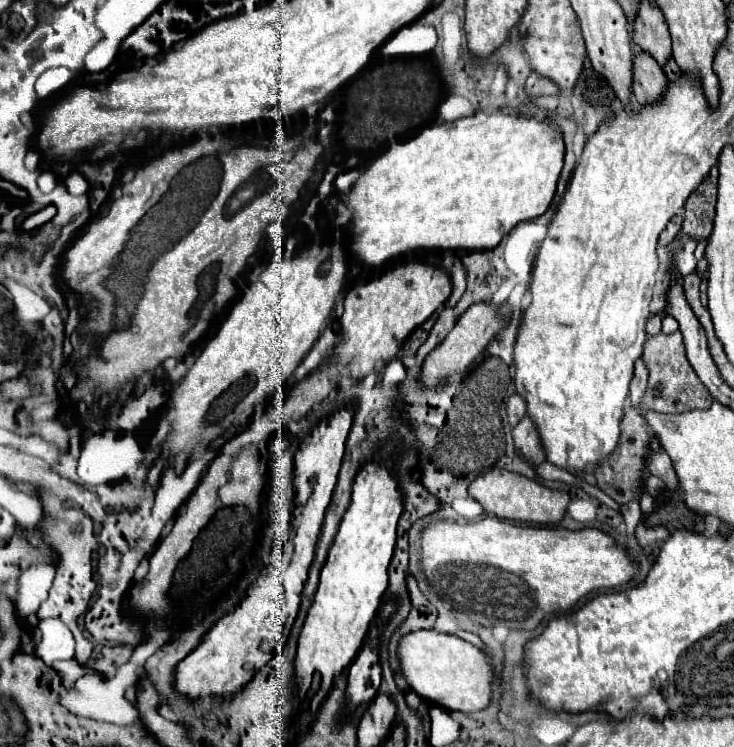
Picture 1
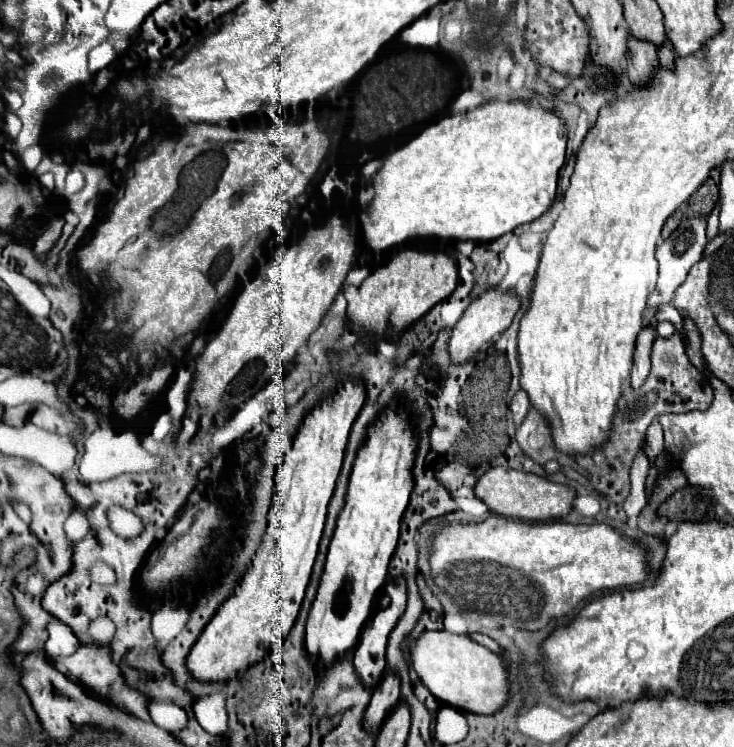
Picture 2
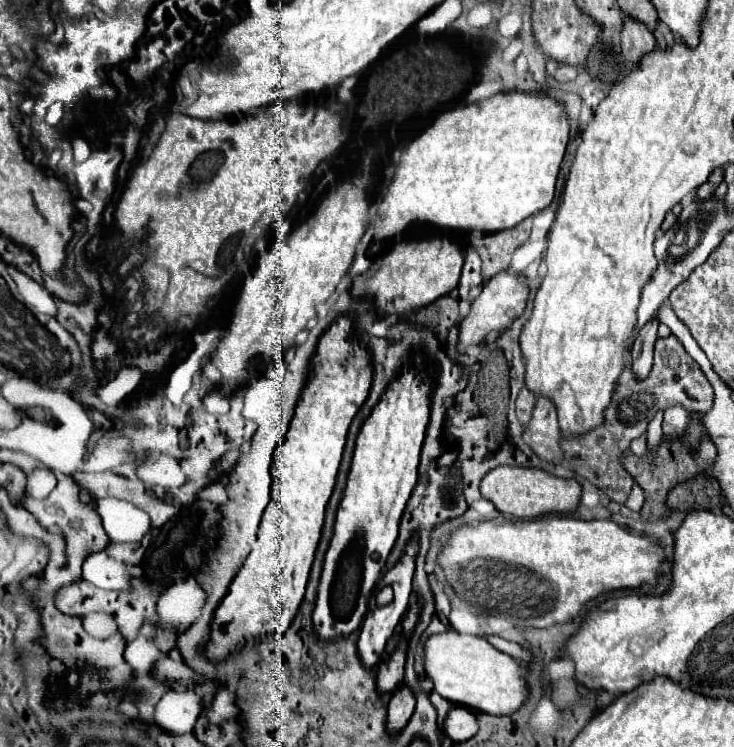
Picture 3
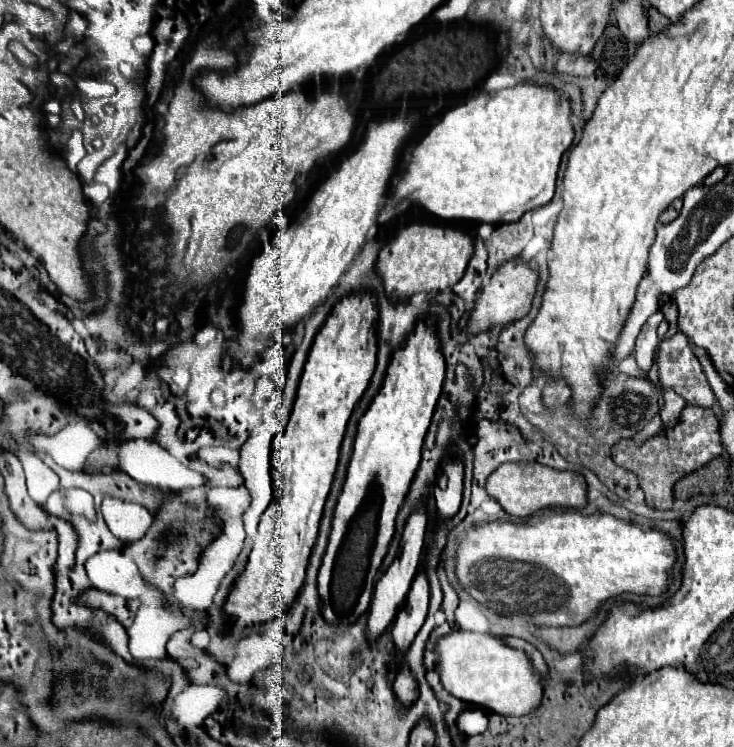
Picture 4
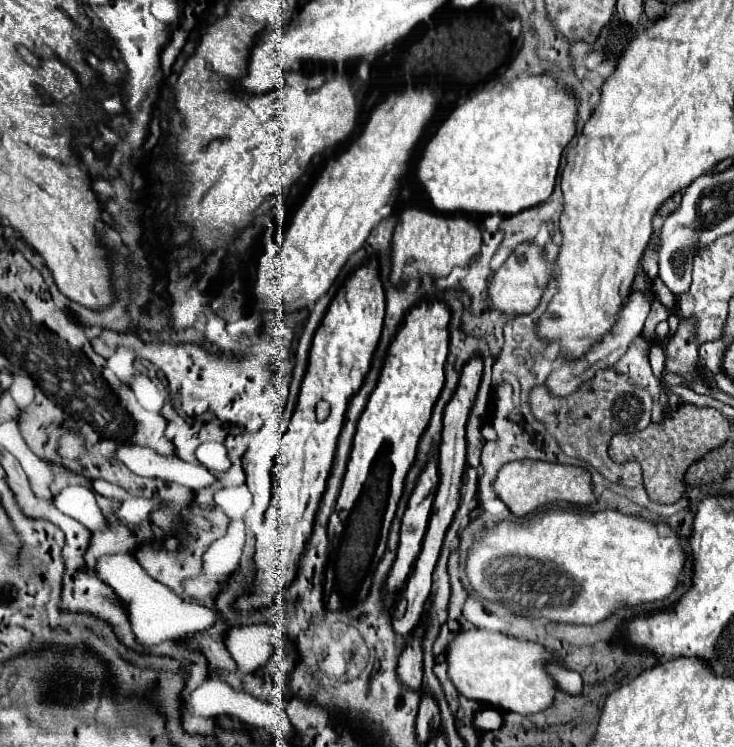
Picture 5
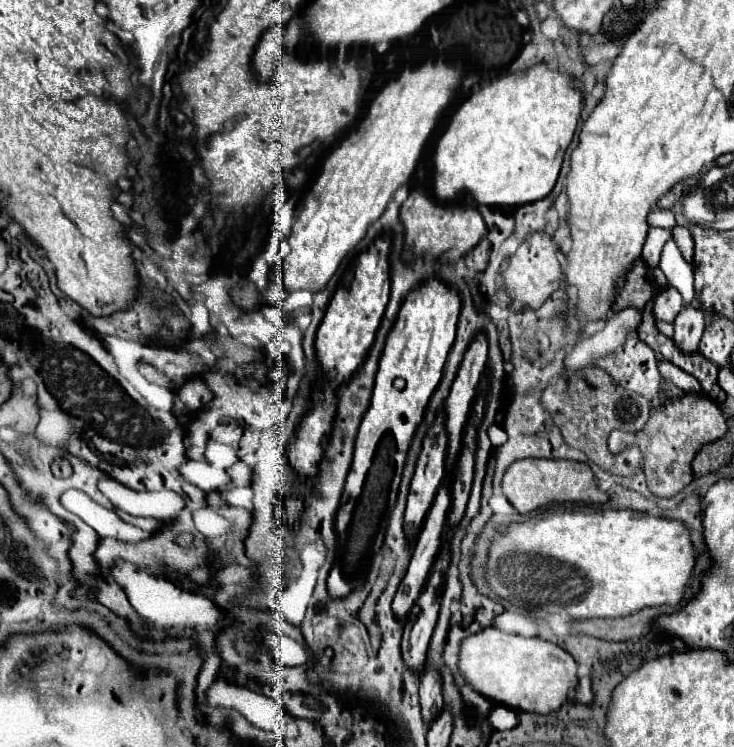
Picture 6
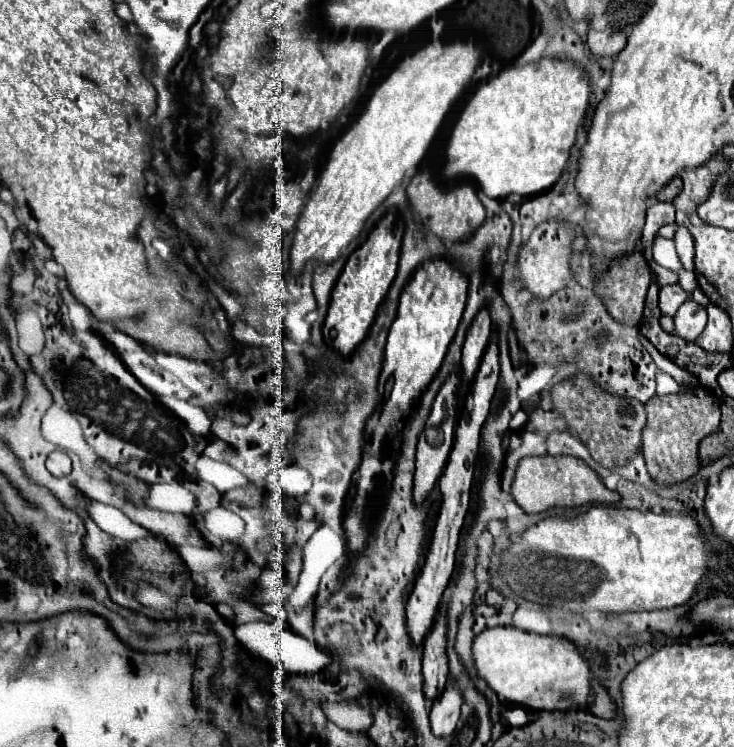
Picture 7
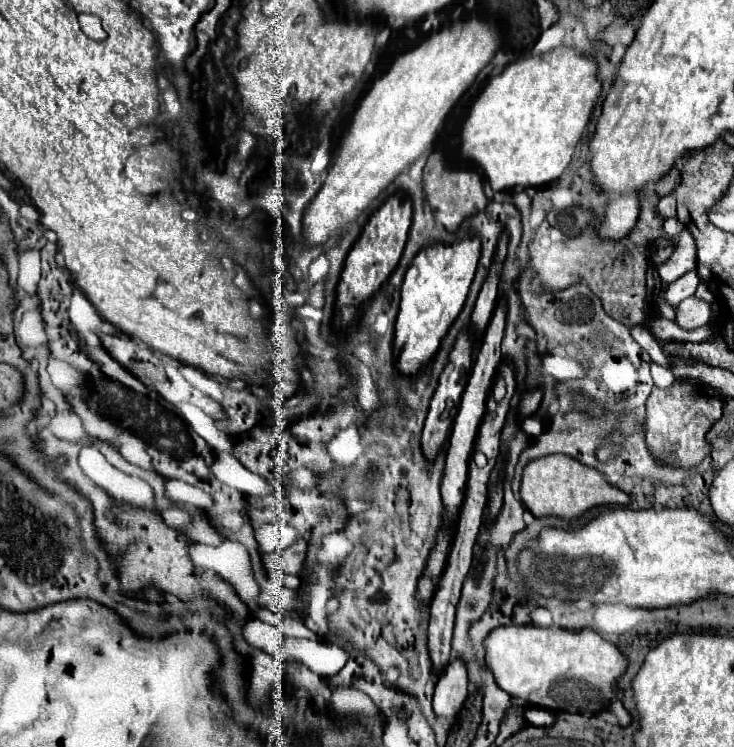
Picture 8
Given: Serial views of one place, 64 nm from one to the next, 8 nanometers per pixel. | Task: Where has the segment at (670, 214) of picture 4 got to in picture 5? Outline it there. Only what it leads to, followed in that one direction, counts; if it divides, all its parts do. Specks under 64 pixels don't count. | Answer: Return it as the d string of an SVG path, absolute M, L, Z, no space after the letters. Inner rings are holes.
M676 192L674 196L670 196L660 208L658 208L658 214L662 216L662 218L666 218L666 216L670 216L678 206L680 206L680 198L682 198L682 192Z

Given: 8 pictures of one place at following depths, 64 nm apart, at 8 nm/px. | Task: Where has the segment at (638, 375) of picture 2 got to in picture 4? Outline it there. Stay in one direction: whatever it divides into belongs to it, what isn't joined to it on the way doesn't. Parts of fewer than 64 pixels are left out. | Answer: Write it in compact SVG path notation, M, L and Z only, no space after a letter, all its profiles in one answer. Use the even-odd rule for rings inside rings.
M658 310L656 314L652 314L652 318L644 324L642 332L638 334L638 340L635 342L636 362L644 372L650 370L652 362L654 362L654 350L658 346L658 336L656 336L656 328L658 324L664 320L662 310Z

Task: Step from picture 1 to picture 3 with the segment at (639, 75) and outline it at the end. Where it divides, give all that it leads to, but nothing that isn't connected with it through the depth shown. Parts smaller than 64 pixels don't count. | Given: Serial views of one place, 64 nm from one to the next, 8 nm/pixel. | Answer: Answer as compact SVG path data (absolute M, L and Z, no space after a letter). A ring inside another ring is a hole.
M622 14L622 56L630 68L640 62L640 58L646 52L652 52L656 48L654 34L648 30L646 24L640 24L640 20Z

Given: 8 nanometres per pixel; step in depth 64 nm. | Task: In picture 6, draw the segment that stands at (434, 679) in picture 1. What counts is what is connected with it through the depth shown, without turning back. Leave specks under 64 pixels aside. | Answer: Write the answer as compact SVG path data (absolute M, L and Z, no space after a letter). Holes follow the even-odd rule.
M484 628L462 642L460 672L486 698L522 712L550 714L574 700L578 662L572 654L542 638L526 638L498 628Z

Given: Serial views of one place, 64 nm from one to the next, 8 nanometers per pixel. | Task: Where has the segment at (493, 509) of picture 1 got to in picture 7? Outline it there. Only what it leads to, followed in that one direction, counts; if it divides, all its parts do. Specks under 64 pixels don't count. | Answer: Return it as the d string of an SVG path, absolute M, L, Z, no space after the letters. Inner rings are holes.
M544 456L544 458L524 458L518 464L512 498L524 512L538 514L550 508L576 508L582 504L612 504L620 500L620 494L608 490L600 476L588 468L582 460L570 456Z

